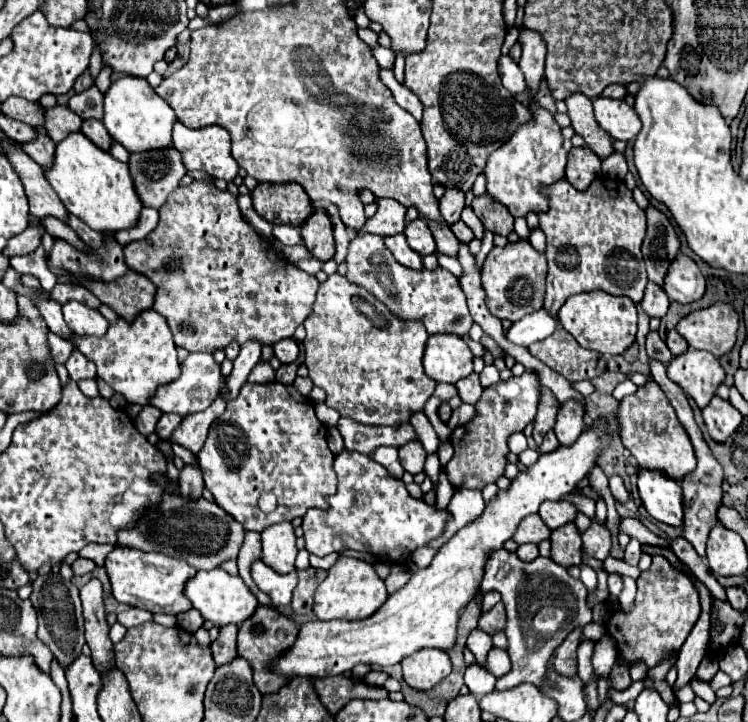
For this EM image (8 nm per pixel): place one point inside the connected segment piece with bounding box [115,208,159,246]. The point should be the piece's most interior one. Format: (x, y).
(149, 216)

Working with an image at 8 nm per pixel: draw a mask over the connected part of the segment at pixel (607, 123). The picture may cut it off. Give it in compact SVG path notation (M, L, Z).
M595 98L593 108L595 108L595 118L599 126L607 134L611 134L611 138L631 142L639 134L641 120L625 100Z

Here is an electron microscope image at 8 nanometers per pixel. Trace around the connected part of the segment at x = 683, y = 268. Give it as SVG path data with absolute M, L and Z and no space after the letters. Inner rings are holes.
M677 254L677 258L669 266L663 290L667 292L669 300L681 304L695 302L705 294L705 278L691 258Z

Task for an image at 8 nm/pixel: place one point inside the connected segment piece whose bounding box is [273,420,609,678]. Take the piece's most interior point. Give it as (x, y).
(423, 614)

